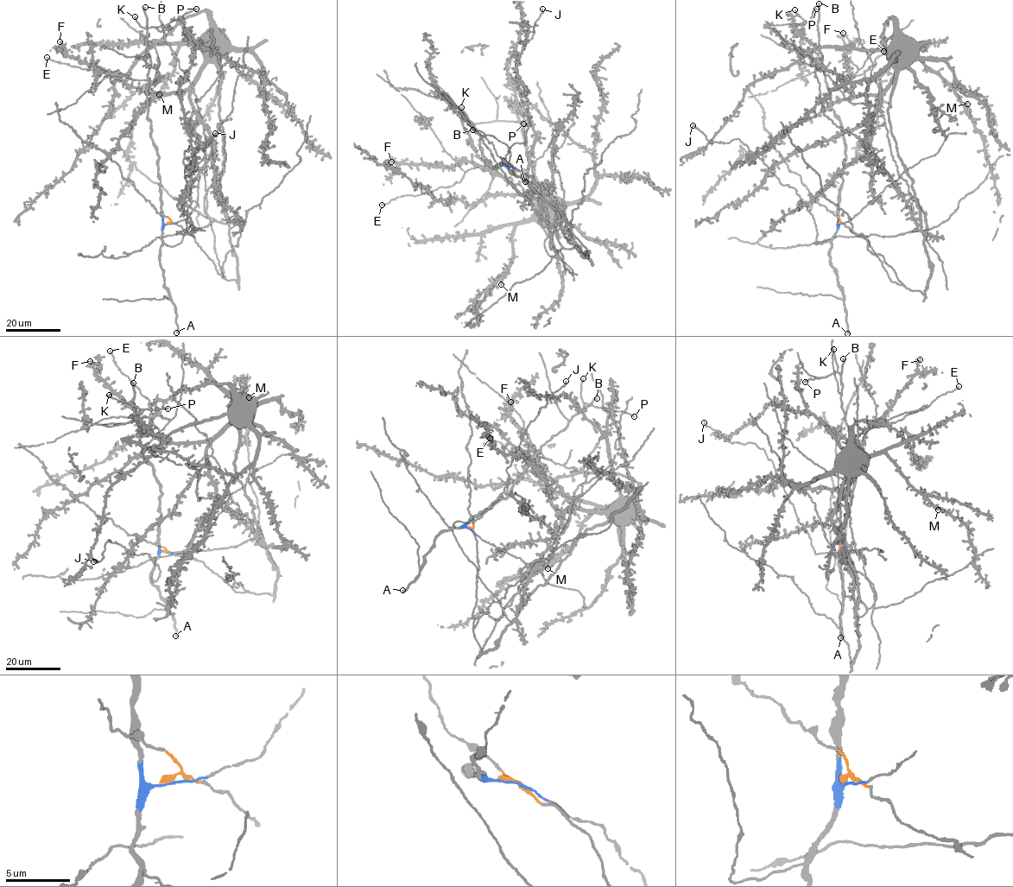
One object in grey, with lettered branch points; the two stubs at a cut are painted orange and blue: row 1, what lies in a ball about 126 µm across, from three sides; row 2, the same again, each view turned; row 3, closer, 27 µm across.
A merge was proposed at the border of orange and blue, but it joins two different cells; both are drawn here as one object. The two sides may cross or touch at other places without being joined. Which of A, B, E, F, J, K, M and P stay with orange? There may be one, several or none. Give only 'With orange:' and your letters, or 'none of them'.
With orange: F, M

